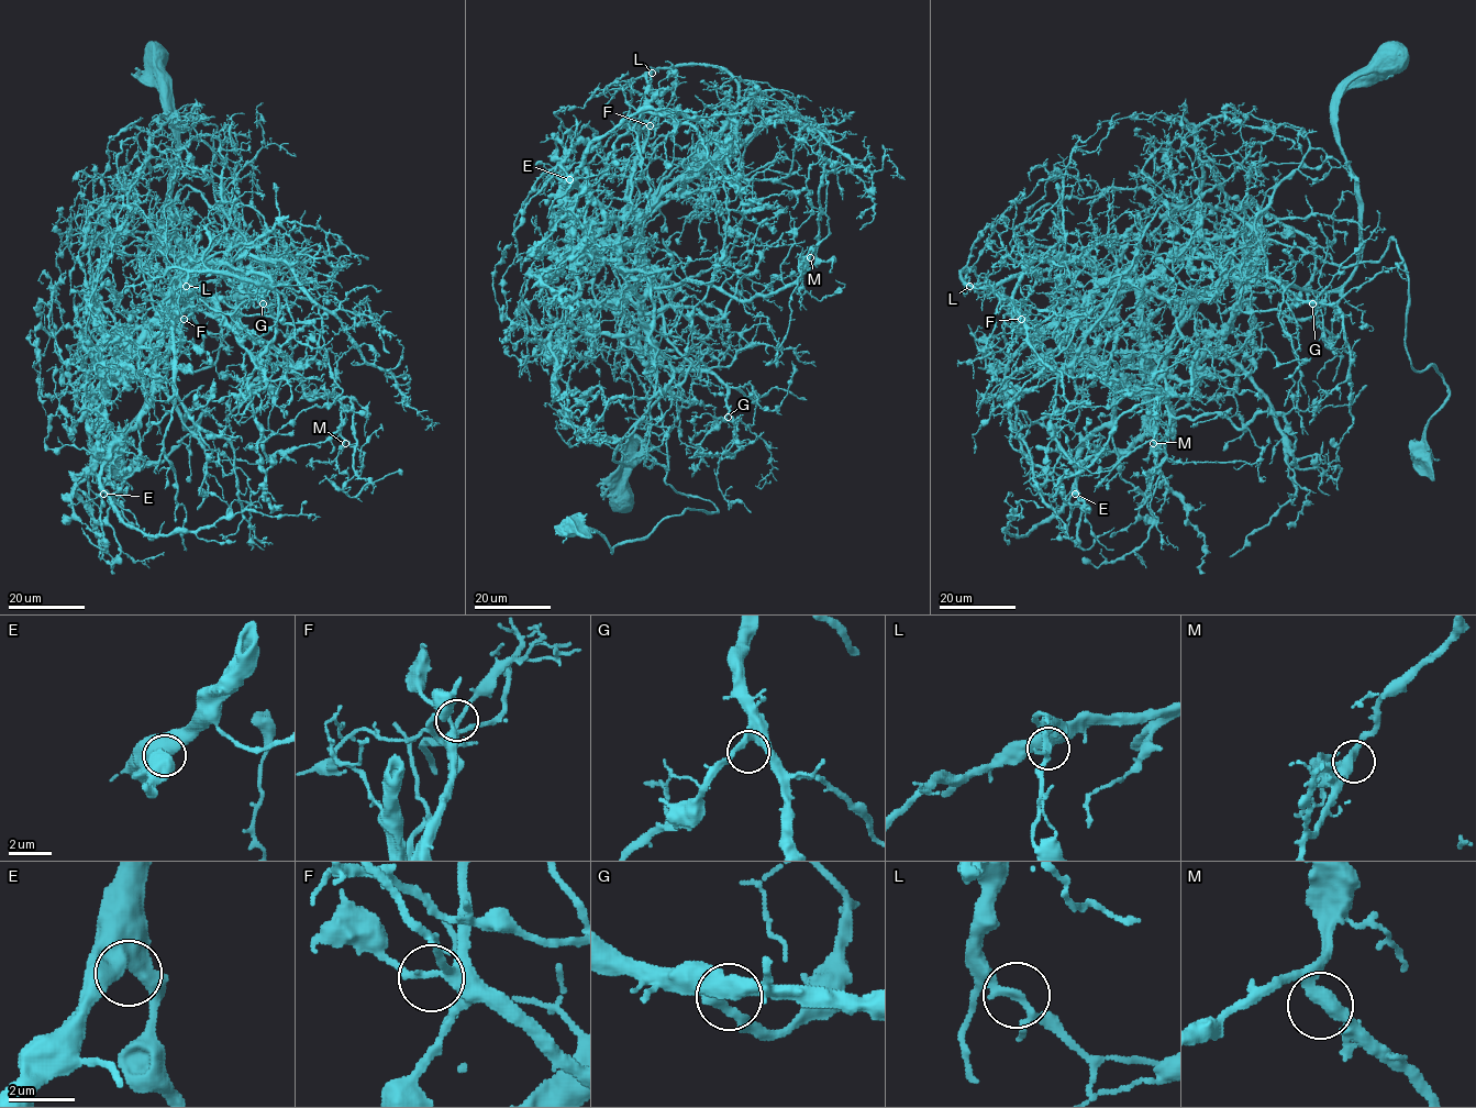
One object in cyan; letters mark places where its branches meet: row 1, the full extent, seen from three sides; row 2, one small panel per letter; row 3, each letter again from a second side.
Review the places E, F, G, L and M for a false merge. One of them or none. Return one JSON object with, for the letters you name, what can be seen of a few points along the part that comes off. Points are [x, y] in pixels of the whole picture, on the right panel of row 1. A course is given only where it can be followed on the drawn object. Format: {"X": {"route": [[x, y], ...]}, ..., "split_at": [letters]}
{"L": {"route": [[969, 286], [1146, 390], [1258, 246], [1225, 195], [1153, 218], [1060, 373], [1075, 462], [1087, 417]]}, "split_at": ["L"]}

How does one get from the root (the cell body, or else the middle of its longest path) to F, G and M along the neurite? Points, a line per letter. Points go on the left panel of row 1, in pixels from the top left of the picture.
F: (155, 58), (178, 164), (150, 280), (182, 292), (224, 277), (182, 263), (163, 308), (184, 319)
G: (155, 58), (170, 81), (178, 164), (168, 177), (150, 280), (182, 292), (234, 273), (261, 288), (263, 303)
M: (155, 58), (178, 164), (150, 280), (182, 292), (224, 265), (197, 262), (178, 298), (335, 397), (345, 443)

